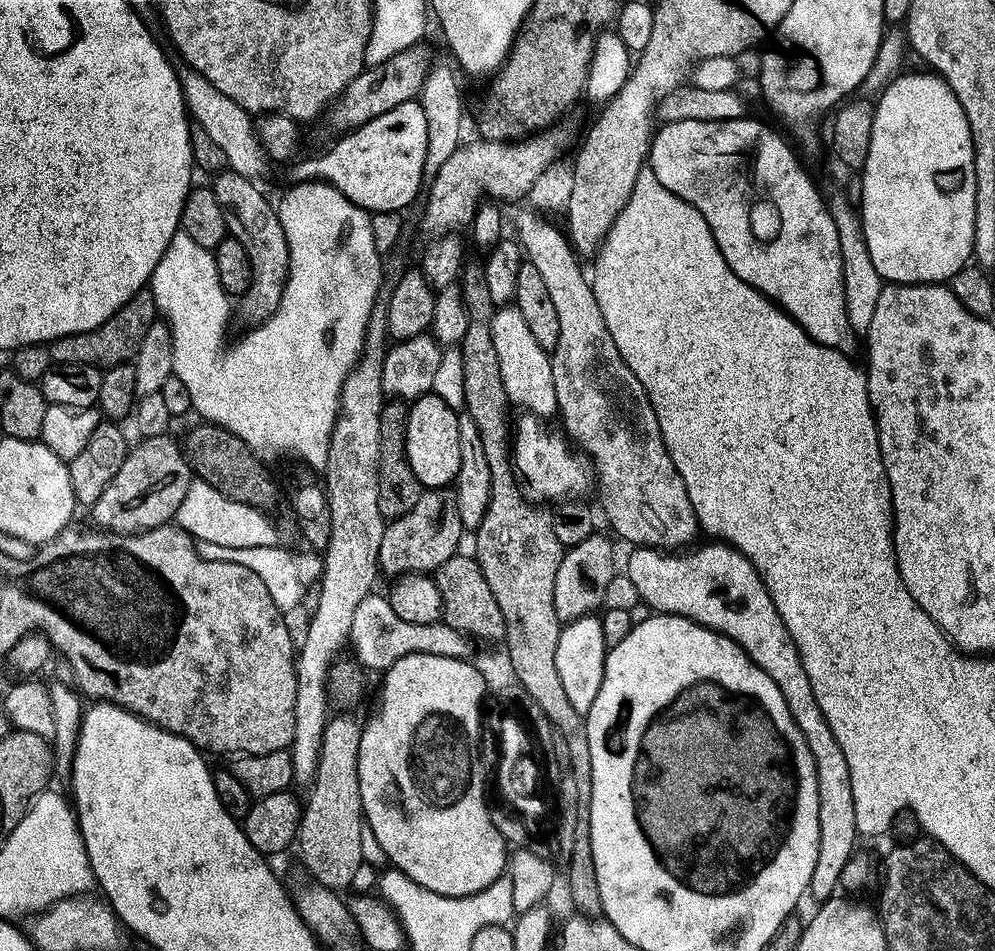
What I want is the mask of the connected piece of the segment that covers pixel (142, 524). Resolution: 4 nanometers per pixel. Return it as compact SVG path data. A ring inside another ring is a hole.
M171 435L141 439L140 445L128 453L126 462L118 469L118 474L110 478L110 486L102 490L102 498L90 505L91 523L106 532L145 532L160 528L175 517L186 490L194 482L194 473L185 450L171 440Z

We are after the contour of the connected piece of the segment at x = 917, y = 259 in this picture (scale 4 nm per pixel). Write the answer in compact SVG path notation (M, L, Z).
M923 70L924 72L908 72L897 76L897 78L879 93L880 100L875 101L876 113L874 114L874 134L870 134L870 154L866 158L862 175L864 181L860 184L860 204L858 200L858 215L860 225L864 227L864 237L866 238L866 246L870 250L870 262L874 262L874 270L878 270L881 280L890 284L938 284L941 282L951 281L954 274L958 274L958 270L969 267L970 261L973 259L972 247L974 246L974 206L976 205L976 183L974 182L974 150L972 149L972 139L970 138L970 126L966 122L966 114L962 110L962 102L958 102L958 98L954 94L954 90L950 90L950 86L941 76L937 76L931 70Z

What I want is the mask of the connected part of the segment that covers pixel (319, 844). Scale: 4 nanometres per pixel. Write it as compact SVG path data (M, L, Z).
M346 714L333 715L323 731L316 777L311 794L301 811L297 845L300 844L302 865L307 875L332 891L349 889L355 871L364 861L363 808L358 786L358 750L361 746L362 728Z

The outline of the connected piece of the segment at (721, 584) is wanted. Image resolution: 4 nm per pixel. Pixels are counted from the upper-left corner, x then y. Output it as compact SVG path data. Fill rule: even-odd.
M708 543L712 544L679 554L658 548L633 547L626 575L634 582L641 601L647 603L653 613L685 616L695 624L729 636L758 667L770 674L774 686L782 690L782 698L786 698L786 706L790 706L790 714L802 730L816 763L818 862L814 862L808 892L816 902L823 902L835 893L832 891L840 888L842 870L846 870L846 862L857 851L850 766L846 766L846 754L842 754L842 746L838 746L838 738L834 738L834 730L830 730L826 714L822 714L822 706L818 706L818 698L814 698L814 686L810 686L810 678L806 678L806 666L800 664L794 638L790 638L790 630L786 630L786 622L782 622L758 570L731 544Z

